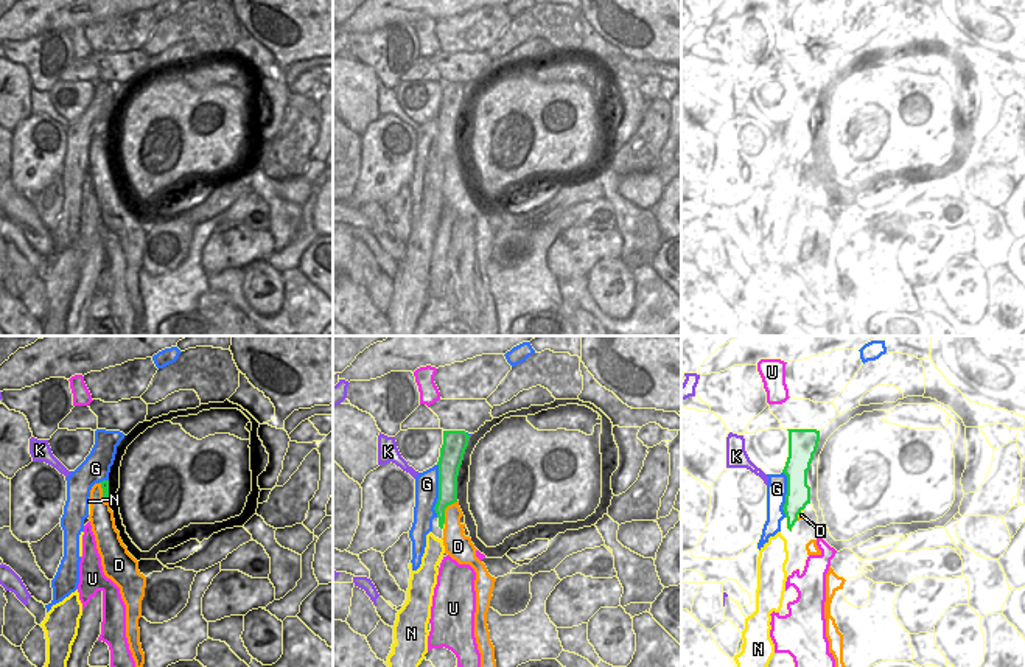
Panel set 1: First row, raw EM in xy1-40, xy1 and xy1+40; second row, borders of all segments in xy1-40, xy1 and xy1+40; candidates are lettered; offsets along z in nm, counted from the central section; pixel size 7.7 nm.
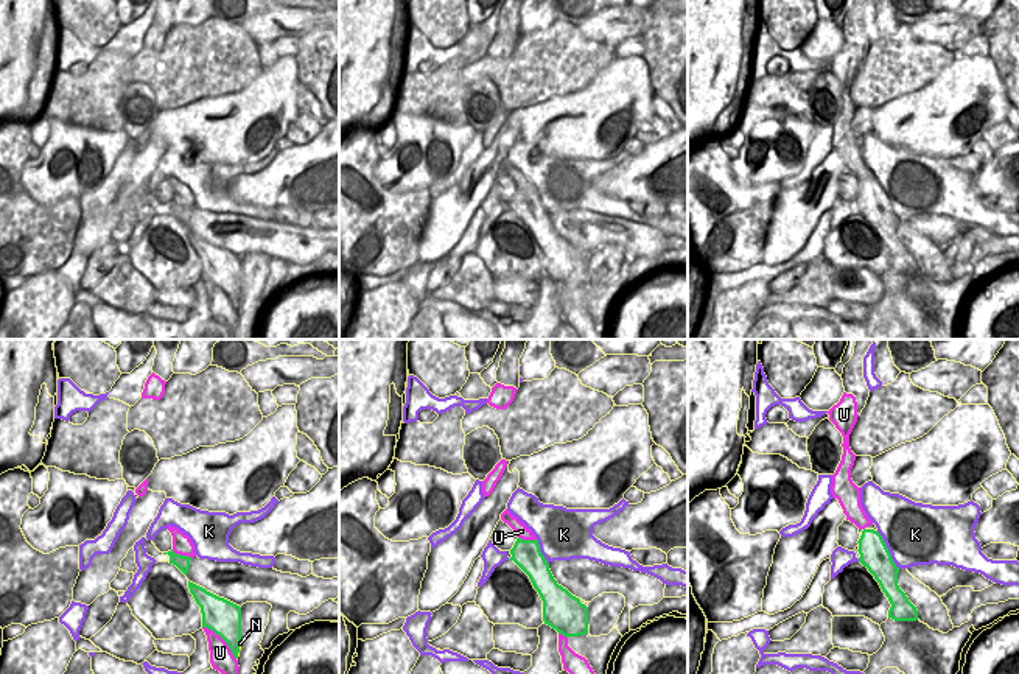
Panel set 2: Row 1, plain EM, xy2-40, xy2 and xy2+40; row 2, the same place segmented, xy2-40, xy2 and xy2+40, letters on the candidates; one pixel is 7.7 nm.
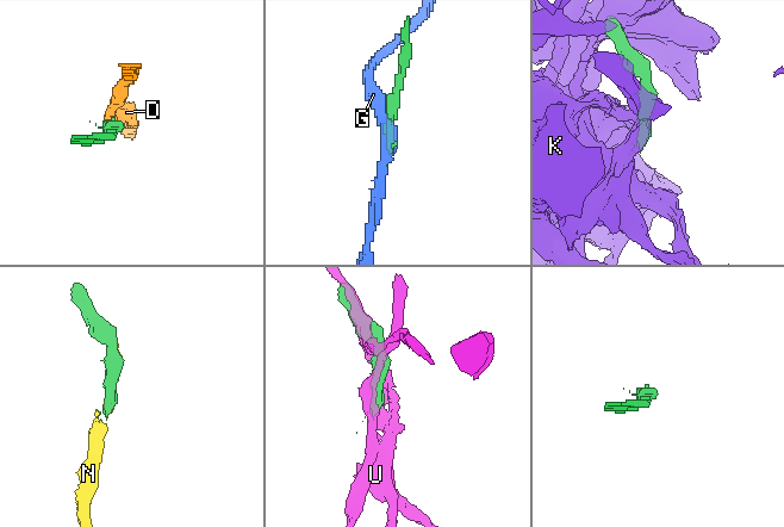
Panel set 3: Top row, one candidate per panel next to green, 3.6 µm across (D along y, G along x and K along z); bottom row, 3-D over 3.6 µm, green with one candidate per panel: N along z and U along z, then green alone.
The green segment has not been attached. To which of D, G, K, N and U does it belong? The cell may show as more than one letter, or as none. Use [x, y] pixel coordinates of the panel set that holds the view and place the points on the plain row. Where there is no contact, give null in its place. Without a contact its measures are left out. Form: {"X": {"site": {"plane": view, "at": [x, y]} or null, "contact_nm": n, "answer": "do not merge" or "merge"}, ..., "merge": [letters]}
{"D": {"site": {"plane": "xy1", "at": [444, 162]}, "contact_nm": 220, "answer": "do not merge"}, "G": {"site": {"plane": "xy1", "at": [439, 142]}, "contact_nm": 420, "answer": "do not merge"}, "K": {"site": {"plane": "xy2+40", "at": [887, 201]}, "contact_nm": 360, "answer": "do not merge"}, "N": {"site": {"plane": "xy2-40", "at": [238, 301]}, "contact_nm": 120, "answer": "merge"}, "U": {"site": {"plane": "xy2-40", "at": [223, 290]}, "contact_nm": 360, "answer": "do not merge"}, "merge": ["N"]}

